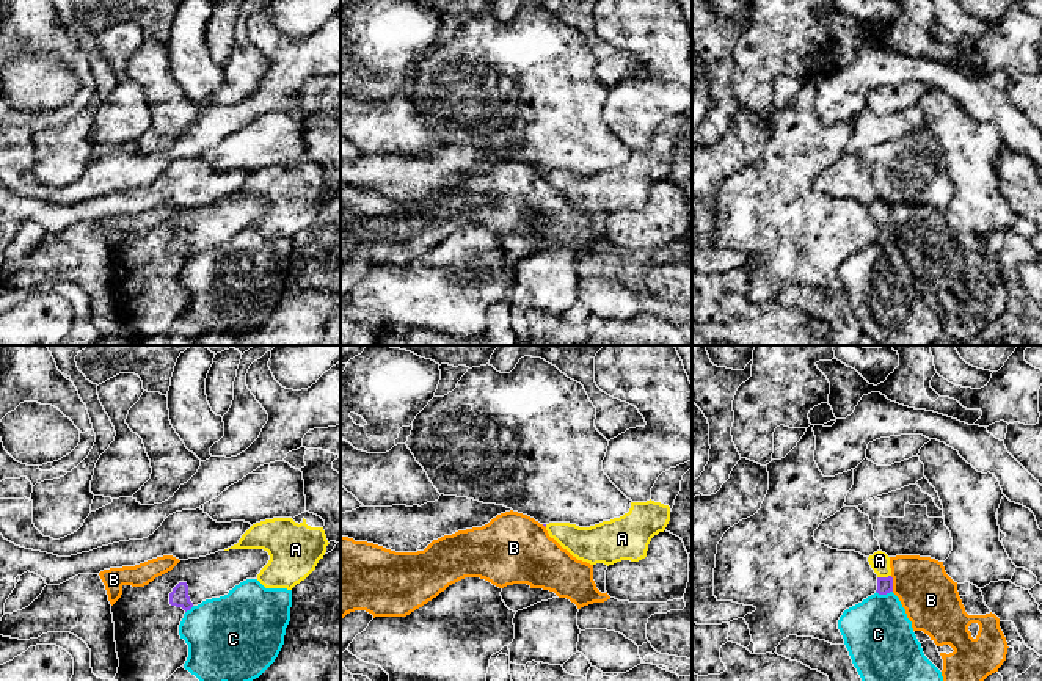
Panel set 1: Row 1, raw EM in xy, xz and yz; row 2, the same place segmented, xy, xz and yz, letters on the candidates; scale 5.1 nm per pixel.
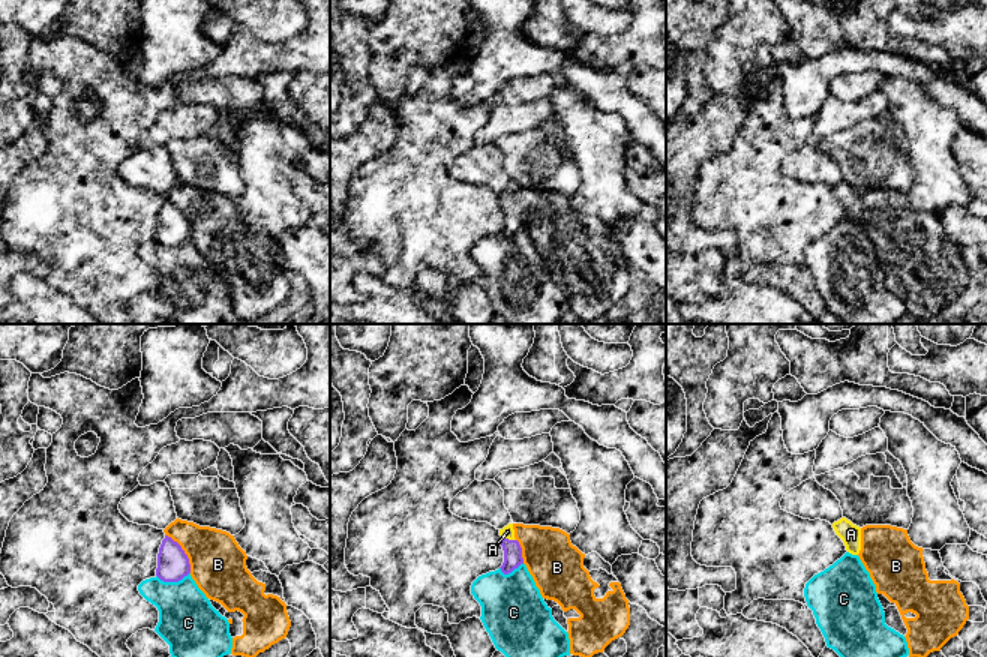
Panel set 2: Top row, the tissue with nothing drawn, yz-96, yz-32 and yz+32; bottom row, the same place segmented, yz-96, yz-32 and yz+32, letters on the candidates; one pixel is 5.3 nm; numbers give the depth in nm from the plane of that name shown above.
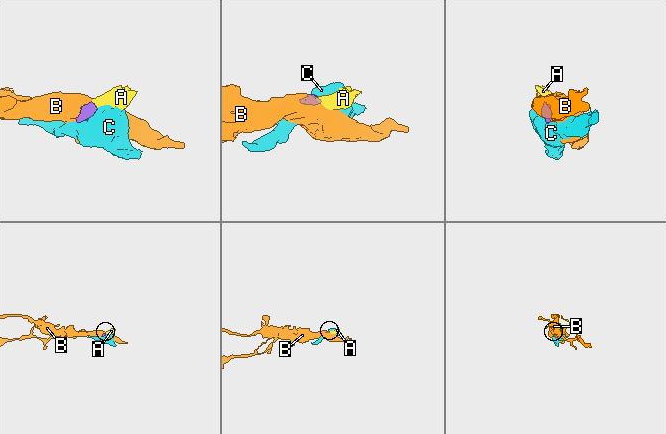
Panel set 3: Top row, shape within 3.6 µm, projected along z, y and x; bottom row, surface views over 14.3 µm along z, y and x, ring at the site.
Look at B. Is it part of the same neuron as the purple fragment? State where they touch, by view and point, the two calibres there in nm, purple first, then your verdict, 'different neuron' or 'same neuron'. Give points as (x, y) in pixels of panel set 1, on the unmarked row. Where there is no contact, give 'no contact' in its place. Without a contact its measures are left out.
yz (892, 233) | 80/280 nm | different neuron

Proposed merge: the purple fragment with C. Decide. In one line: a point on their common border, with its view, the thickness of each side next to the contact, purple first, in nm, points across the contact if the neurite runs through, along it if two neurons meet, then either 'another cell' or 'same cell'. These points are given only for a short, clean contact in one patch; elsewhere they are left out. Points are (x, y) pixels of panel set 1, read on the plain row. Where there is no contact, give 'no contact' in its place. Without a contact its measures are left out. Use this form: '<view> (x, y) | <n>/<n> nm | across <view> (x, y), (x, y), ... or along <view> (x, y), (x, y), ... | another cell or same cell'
yz (884, 242) | 80/360 nm | along yz (876, 239), (879, 242), (892, 240) | another cell

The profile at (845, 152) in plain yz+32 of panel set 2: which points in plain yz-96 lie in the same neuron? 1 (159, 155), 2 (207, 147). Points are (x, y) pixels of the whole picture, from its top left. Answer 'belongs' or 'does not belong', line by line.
1: does not belong
2: belongs

